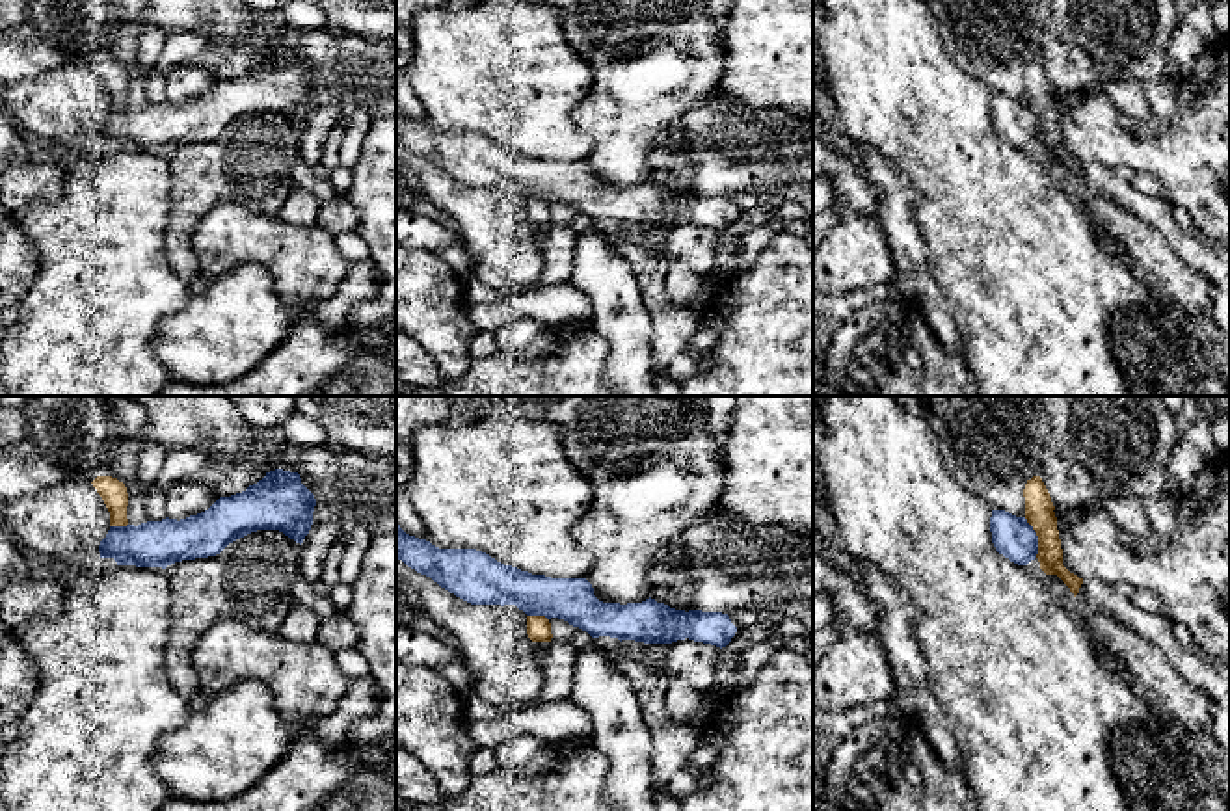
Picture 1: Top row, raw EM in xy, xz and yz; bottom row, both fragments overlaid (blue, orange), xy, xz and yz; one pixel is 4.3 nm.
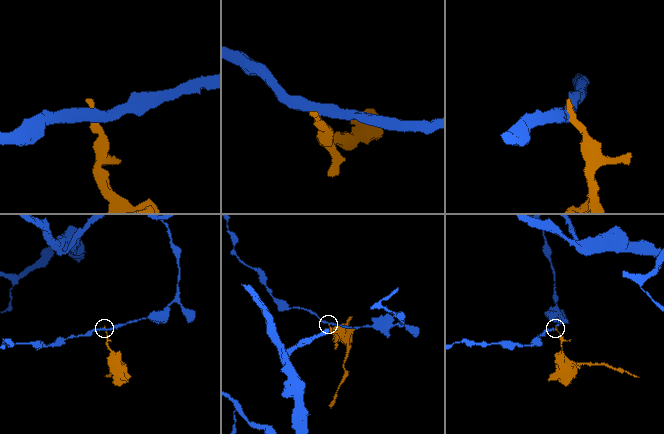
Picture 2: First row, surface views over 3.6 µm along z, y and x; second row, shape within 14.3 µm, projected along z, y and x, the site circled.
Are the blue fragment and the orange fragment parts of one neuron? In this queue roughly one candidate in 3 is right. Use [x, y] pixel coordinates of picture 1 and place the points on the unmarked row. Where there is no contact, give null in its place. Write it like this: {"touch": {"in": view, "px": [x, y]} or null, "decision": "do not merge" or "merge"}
{"touch": {"in": "yz", "px": [1037, 121]}, "decision": "do not merge"}

